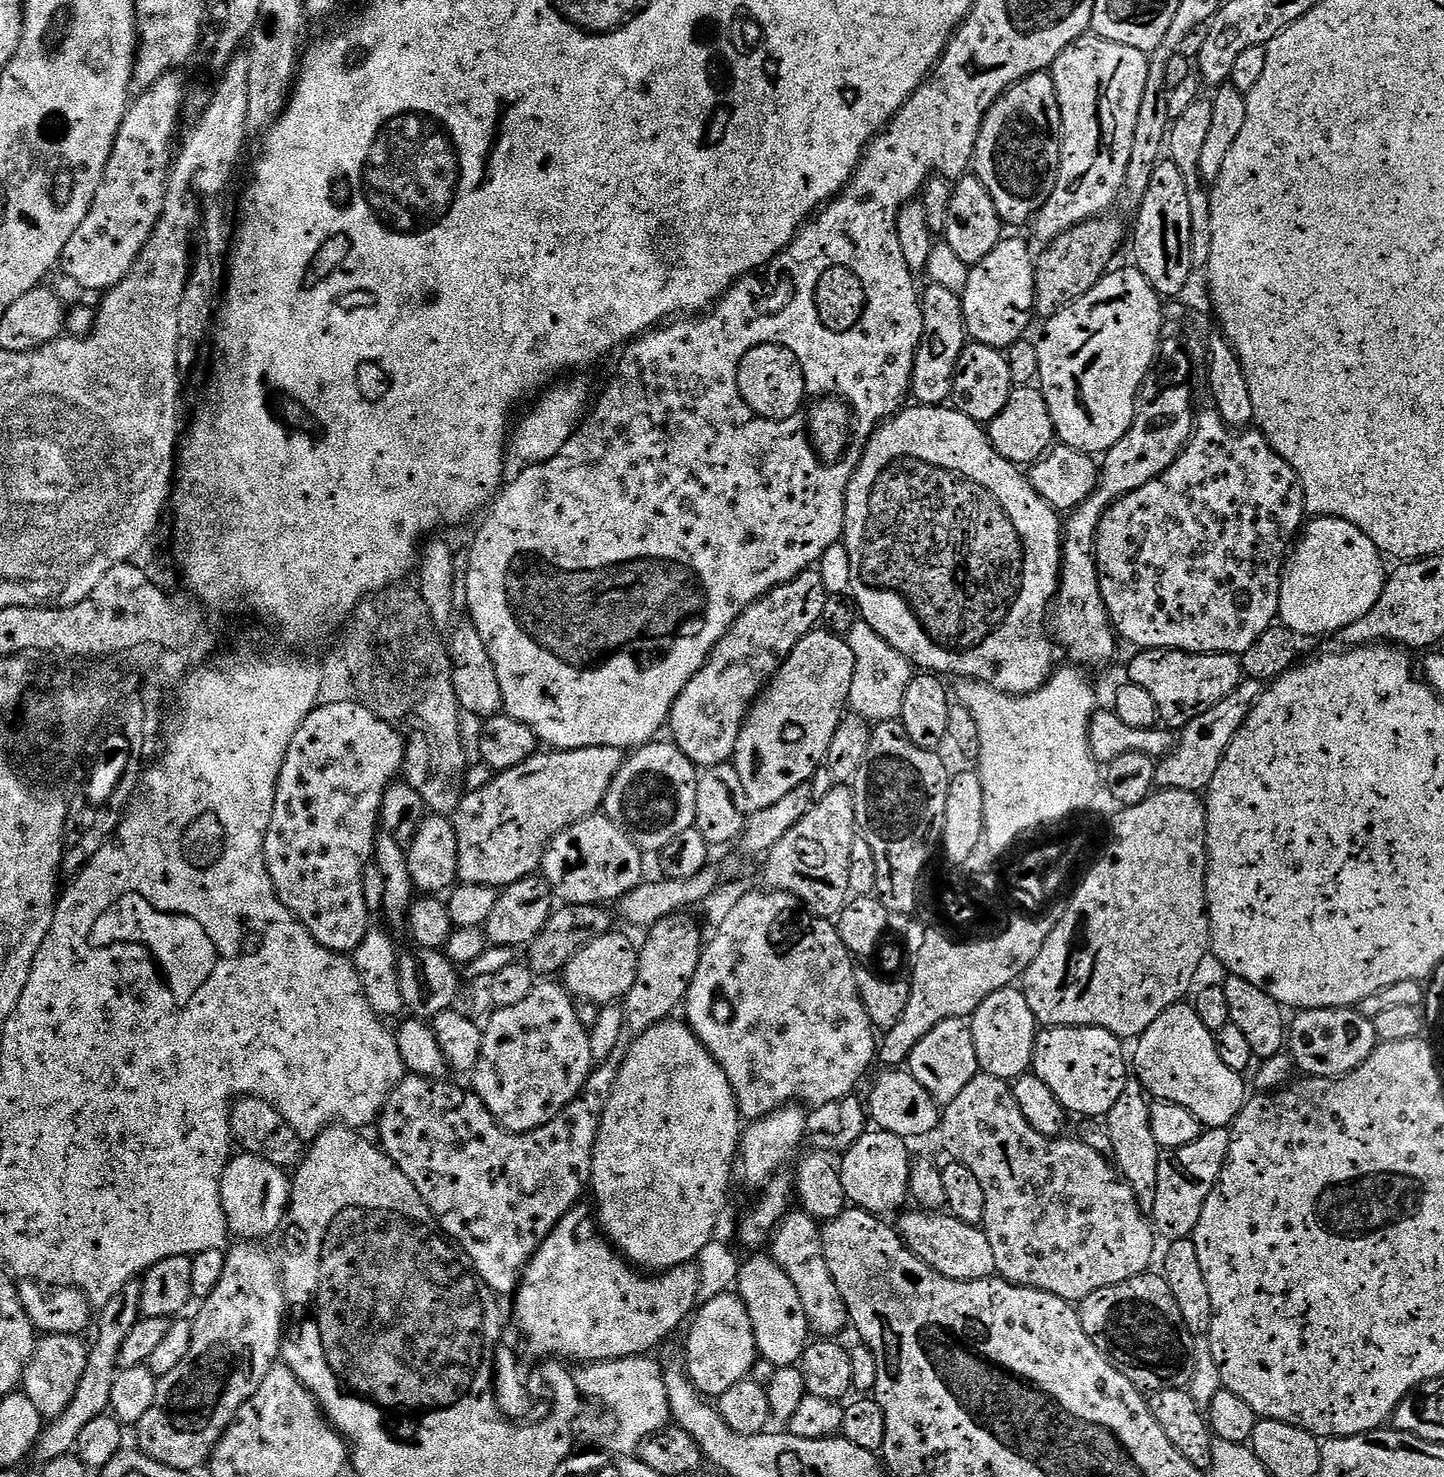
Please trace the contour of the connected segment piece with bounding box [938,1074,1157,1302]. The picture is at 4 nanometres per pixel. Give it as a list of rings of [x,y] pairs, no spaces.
[[[983,1074],[975,1076],[953,1100],[947,1101],[938,1125],[938,1132],[944,1135],[944,1142],[948,1146],[960,1141],[951,1159],[957,1164],[966,1166],[970,1170],[970,1174],[974,1174],[974,1178],[978,1178],[978,1186],[982,1186],[984,1195],[982,1227],[990,1242],[990,1250],[994,1250],[996,1272],[1003,1279],[1012,1284],[1021,1284],[1024,1288],[1037,1288],[1043,1292],[1049,1292],[1069,1302],[1079,1302],[1087,1298],[1094,1290],[1102,1290],[1106,1286],[1126,1282],[1126,1278],[1142,1276],[1149,1271],[1151,1264],[1148,1263],[1152,1260],[1152,1251],[1156,1248],[1157,1237],[1154,1235],[1154,1228],[1149,1217],[1139,1208],[1131,1186],[1124,1183],[1118,1175],[1117,1169],[1110,1163],[1109,1157],[1107,1155],[1104,1157],[1098,1149],[1091,1148],[1090,1145],[1083,1144],[1080,1140],[1064,1140],[1065,1138],[1060,1136],[1043,1136],[1038,1130],[1034,1130],[1034,1126],[1030,1126],[1030,1122],[1026,1122],[1022,1110],[1018,1110],[1018,1102],[1014,1102],[1011,1087],[1005,1081]]]

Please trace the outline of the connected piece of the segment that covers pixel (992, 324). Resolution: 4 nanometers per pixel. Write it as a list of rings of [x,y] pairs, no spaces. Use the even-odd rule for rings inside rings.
[[[1001,240],[981,260],[971,265],[968,281],[962,289],[962,309],[967,335],[977,344],[1008,350],[1008,347],[1028,328],[1028,311],[1033,311],[1036,291],[1036,266],[1033,253],[1028,253],[1024,240]]]

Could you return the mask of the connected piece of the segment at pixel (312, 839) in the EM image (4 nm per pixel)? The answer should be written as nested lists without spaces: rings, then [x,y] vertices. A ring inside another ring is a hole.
[[[352,700],[321,703],[292,731],[276,779],[272,812],[264,827],[264,865],[277,898],[319,944],[341,954],[351,953],[369,927],[361,873],[373,855],[384,789],[397,779],[406,759],[404,740],[388,725],[391,723]]]

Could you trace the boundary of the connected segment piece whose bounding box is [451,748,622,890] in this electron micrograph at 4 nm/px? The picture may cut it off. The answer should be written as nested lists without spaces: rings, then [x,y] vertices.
[[[618,748],[540,750],[526,757],[520,764],[515,764],[513,768],[497,771],[493,775],[496,777],[489,784],[482,785],[469,796],[467,793],[457,803],[456,811],[451,817],[458,844],[457,877],[465,884],[485,884],[500,890],[505,885],[516,883],[535,873],[538,857],[548,841],[565,825],[572,824],[581,816],[595,813],[603,805],[608,784],[621,760],[622,752]]]

